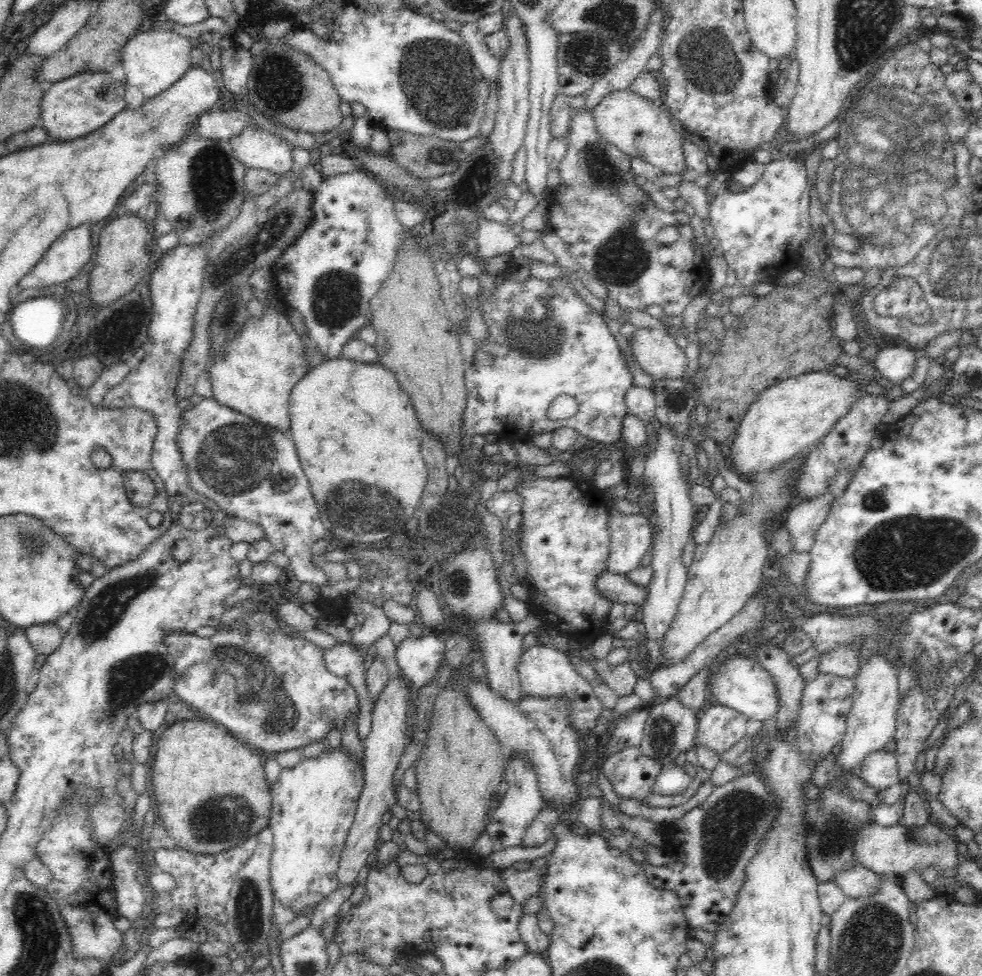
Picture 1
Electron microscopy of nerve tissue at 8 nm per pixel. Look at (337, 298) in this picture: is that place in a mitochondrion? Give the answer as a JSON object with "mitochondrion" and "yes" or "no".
{"mitochondrion":"yes"}

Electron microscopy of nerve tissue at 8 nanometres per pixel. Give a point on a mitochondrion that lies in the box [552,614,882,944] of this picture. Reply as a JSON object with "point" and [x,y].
{"point":[726,828]}

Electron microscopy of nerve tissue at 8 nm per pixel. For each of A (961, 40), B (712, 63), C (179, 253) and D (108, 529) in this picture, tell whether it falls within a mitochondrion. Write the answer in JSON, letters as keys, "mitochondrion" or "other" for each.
{"A":"other","B":"mitochondrion","C":"other","D":"other"}

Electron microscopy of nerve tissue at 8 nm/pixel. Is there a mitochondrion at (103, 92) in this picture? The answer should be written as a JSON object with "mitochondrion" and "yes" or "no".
{"mitochondrion":"no"}

